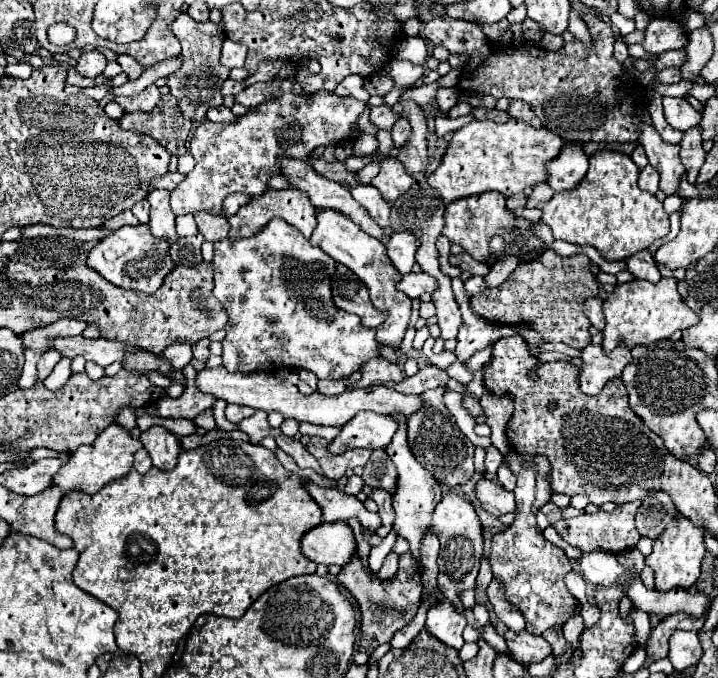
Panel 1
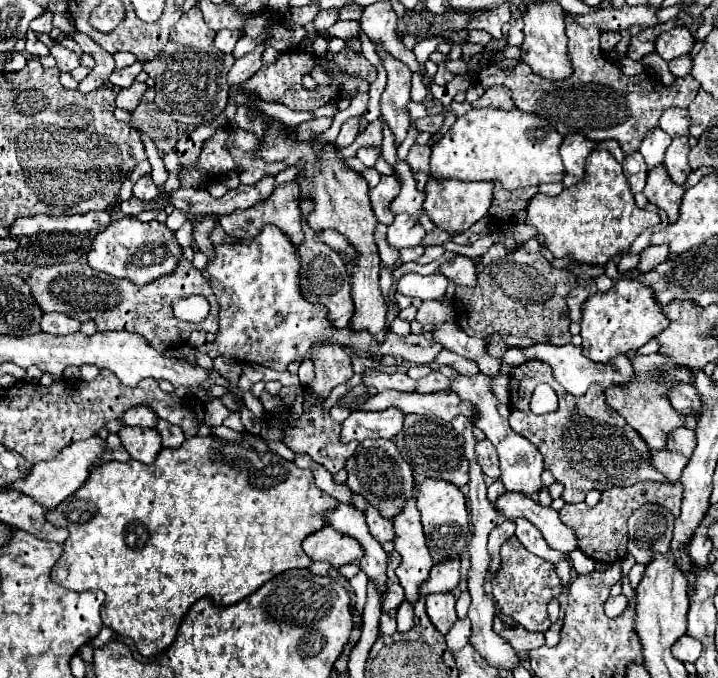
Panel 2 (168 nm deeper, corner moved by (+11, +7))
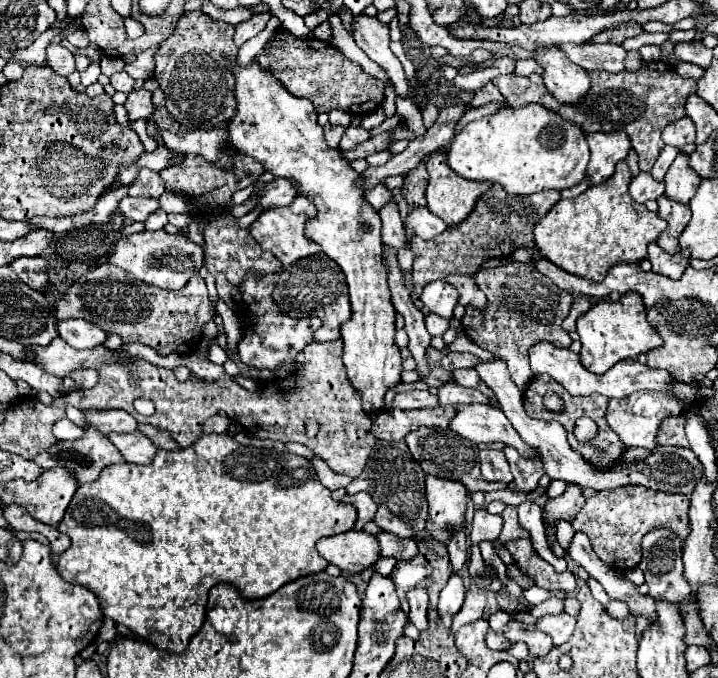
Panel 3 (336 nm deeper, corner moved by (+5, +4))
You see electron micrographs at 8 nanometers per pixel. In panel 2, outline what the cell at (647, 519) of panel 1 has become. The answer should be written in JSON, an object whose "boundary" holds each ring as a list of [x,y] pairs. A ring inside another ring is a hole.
{"boundary":[[[646,503],[638,507],[628,519],[628,551],[636,563],[650,563],[652,553],[666,553],[670,549],[674,529],[674,515],[662,507]]]}

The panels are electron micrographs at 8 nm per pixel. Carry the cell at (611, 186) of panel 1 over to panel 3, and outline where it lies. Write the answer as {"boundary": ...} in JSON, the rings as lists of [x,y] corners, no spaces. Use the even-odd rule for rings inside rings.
{"boundary":[[[618,162],[614,176],[606,182],[588,188],[576,198],[560,200],[534,226],[536,248],[542,256],[558,268],[594,282],[602,282],[608,270],[618,262],[642,262],[648,256],[648,244],[658,240],[666,230],[666,222],[644,204],[632,200],[628,194],[630,180],[628,164]]]}

